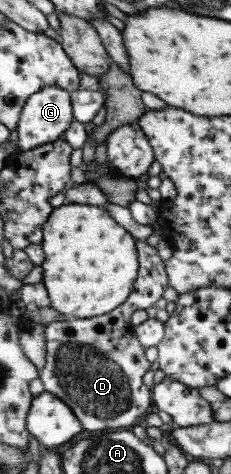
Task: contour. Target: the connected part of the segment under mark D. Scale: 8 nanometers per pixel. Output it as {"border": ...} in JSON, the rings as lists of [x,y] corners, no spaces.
{"border":[[[145,240],[137,241],[137,254],[139,254],[139,272],[137,280],[133,284],[133,292],[129,298],[115,308],[109,314],[89,319],[69,318],[69,322],[55,322],[47,328],[47,364],[41,371],[40,378],[43,380],[46,391],[66,401],[74,413],[82,421],[85,430],[121,430],[127,426],[133,426],[141,416],[149,412],[153,406],[154,392],[145,384],[145,374],[151,370],[151,365],[156,365],[147,360],[145,356],[146,345],[139,340],[136,326],[132,323],[132,316],[138,310],[147,310],[155,306],[165,290],[169,288],[169,277],[166,269],[166,261],[159,256],[159,252]]]}

